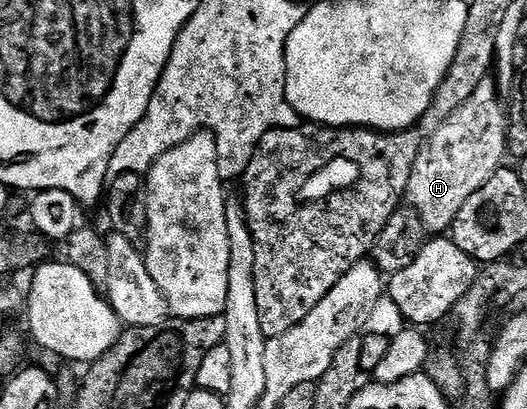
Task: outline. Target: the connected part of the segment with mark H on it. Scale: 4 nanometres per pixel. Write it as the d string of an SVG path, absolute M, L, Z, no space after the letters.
M495 78L484 79L482 85L478 85L478 89L470 93L470 101L466 101L457 111L450 113L418 153L414 169L410 173L406 203L424 222L429 232L447 232L454 217L458 217L458 209L462 209L462 205L466 205L466 201L470 201L470 197L478 193L478 189L482 189L482 185L486 185L486 181L490 181L490 177L494 177L494 173L500 170L505 162L510 115L506 110L505 100L504 103L502 100L504 99L496 86Z

